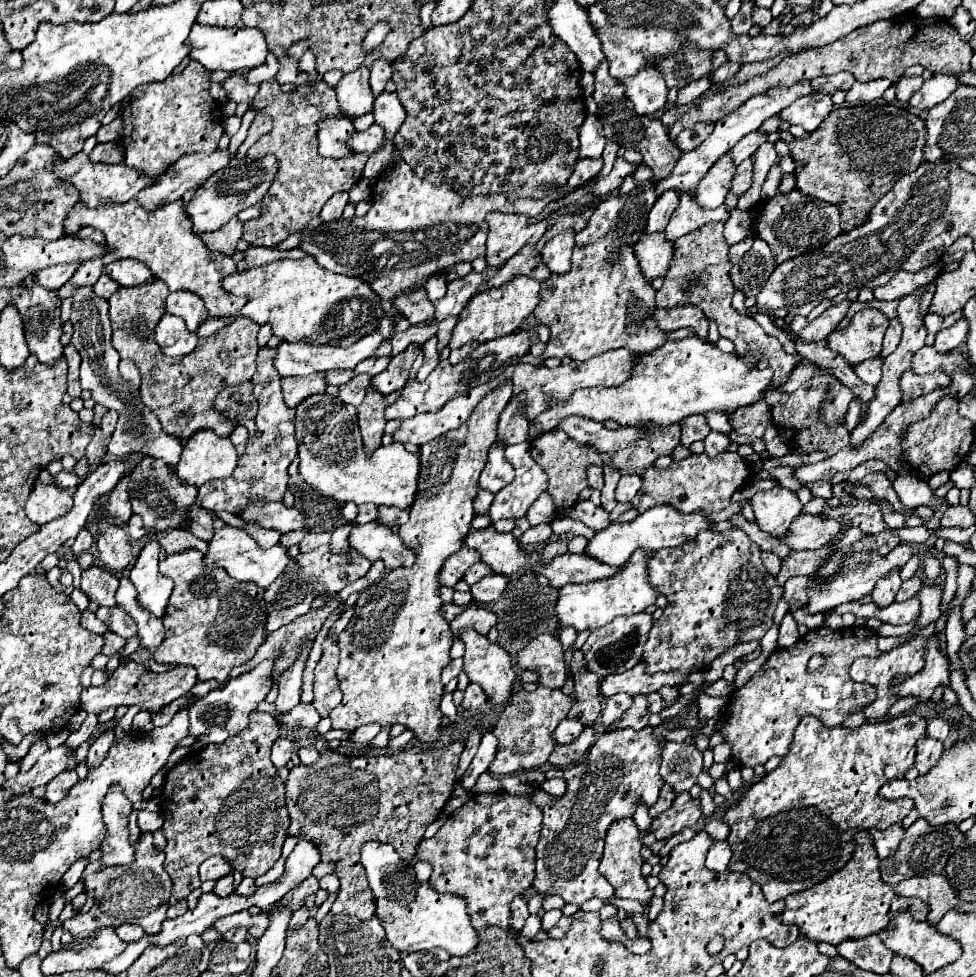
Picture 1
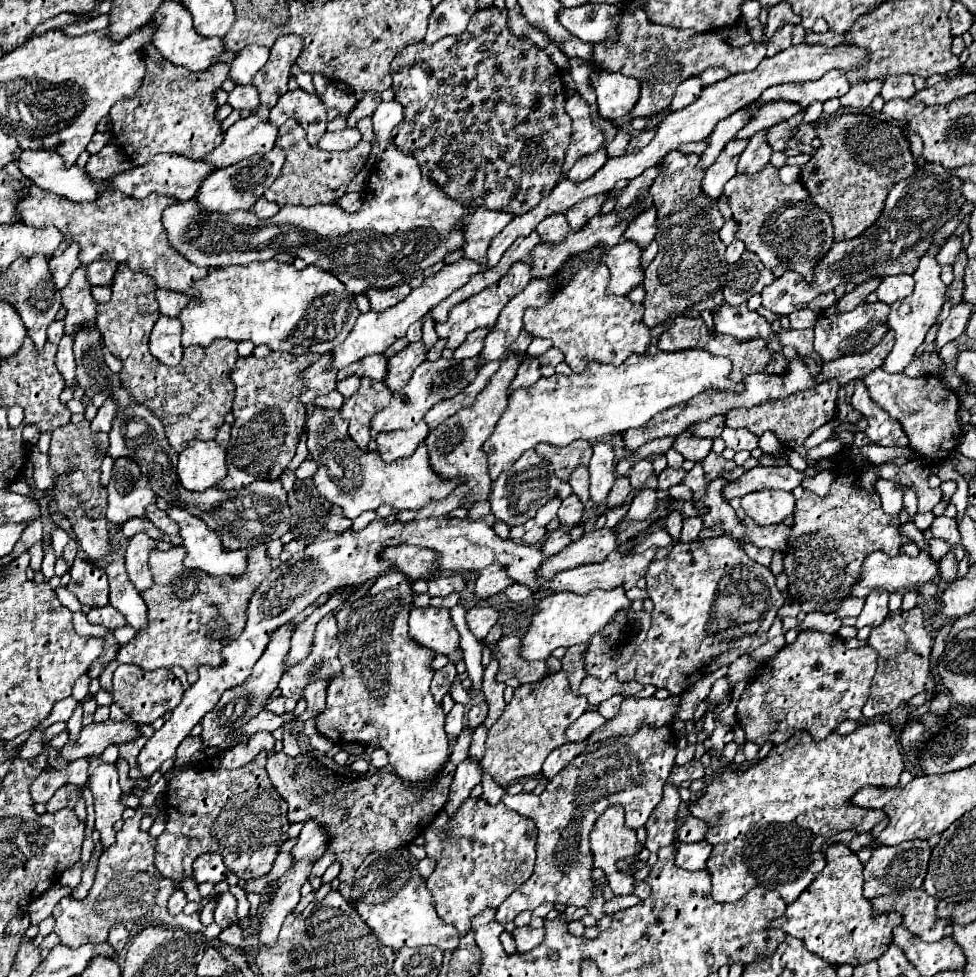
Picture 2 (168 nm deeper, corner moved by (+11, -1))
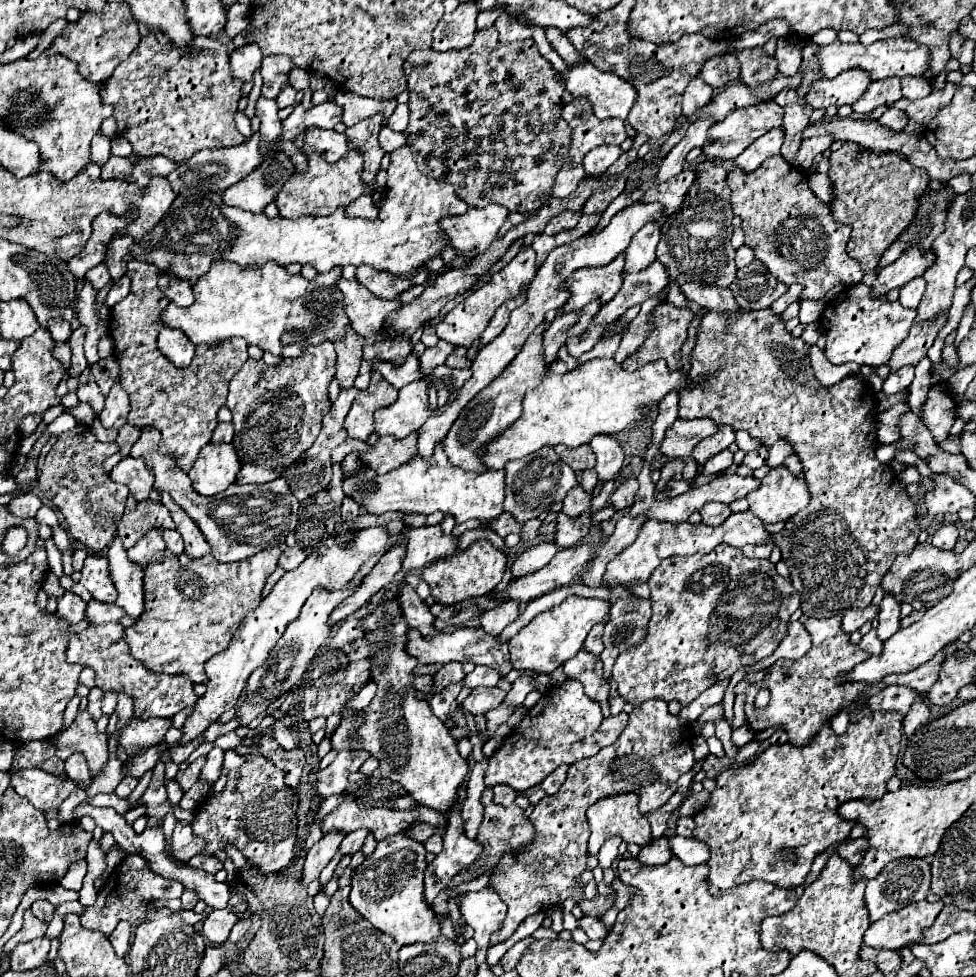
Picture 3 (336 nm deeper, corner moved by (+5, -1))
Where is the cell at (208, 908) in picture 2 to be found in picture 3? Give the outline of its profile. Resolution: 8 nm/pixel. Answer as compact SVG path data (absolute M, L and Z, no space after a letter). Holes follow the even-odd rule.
M227 906L227 908L221 908L221 910L213 910L205 918L203 934L213 944L225 944L231 928L235 926L235 922L237 922L237 914L233 912L233 908Z

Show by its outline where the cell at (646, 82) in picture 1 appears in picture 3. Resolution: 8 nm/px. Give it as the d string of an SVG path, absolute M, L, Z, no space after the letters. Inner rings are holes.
M589 60L567 64L565 72L557 72L557 80L563 80L565 82L565 90L569 90L573 96L589 98L595 116L601 118L601 120L605 120L609 116L625 120L629 110L631 110L631 106L637 100L637 92L635 92L635 88L627 80L619 78L617 74L609 74L609 72L597 70Z

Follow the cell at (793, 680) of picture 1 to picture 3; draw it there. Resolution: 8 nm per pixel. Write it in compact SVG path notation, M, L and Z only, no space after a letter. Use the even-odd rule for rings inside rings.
M841 616L817 620L809 618L805 622L807 632L813 638L811 650L801 658L801 660L777 660L771 668L765 670L765 678L757 684L741 680L733 692L735 694L745 694L745 714L747 714L747 726L753 732L763 732L763 728L775 726L775 724L785 724L783 728L789 734L789 742L793 746L805 746L809 744L817 730L833 720L833 716L841 710L853 710L863 706L861 702L857 704L855 700L863 692L863 684L843 684L839 674L849 672L855 668L859 662L863 662L869 654L863 652L857 644L849 640L849 634L843 632L841 628ZM761 690L771 692L771 700L765 708L755 706L755 696Z

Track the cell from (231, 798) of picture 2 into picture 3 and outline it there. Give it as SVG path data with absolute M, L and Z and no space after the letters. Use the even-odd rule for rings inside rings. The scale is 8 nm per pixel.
M247 756L243 766L229 774L225 792L221 796L217 796L217 798L209 796L197 808L197 820L193 822L193 832L207 842L207 848L205 848L203 854L215 854L223 846L235 844L249 862L253 862L253 864L257 864L261 868L263 874L271 874L271 872L277 872L277 870L289 866L289 862L295 856L295 838L297 838L297 816L295 814L297 814L297 804L299 804L299 794L285 784L283 770L277 770L263 756Z

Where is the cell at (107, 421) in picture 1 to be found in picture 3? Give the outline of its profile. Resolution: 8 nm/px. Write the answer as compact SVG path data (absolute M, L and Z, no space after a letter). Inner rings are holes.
M117 380L107 396L105 410L99 414L99 420L105 428L121 428L127 422L129 414L129 394L125 394L125 388Z

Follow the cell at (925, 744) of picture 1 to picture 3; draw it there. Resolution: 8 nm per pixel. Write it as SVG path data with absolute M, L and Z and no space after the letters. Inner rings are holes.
M921 694L921 702L913 702L913 706L909 708L909 714L905 714L905 720L903 720L905 734L911 736L915 730L927 724L929 718L931 718L931 708L929 704L925 704L925 696Z

